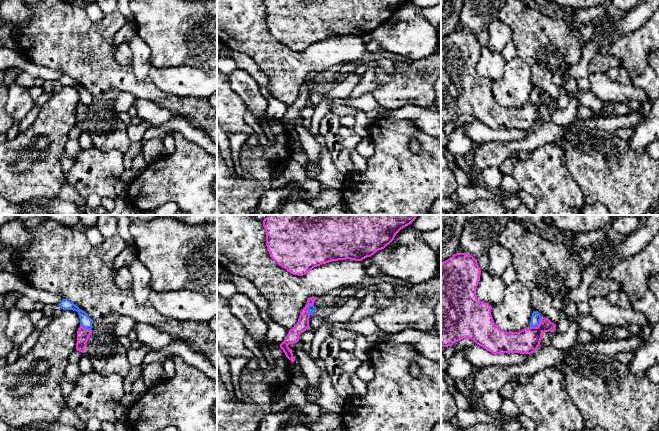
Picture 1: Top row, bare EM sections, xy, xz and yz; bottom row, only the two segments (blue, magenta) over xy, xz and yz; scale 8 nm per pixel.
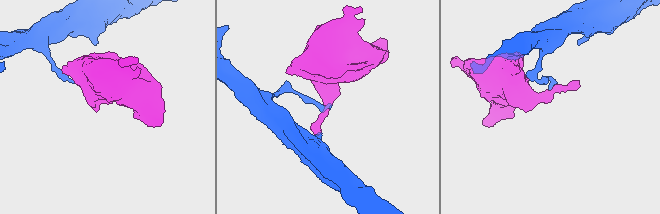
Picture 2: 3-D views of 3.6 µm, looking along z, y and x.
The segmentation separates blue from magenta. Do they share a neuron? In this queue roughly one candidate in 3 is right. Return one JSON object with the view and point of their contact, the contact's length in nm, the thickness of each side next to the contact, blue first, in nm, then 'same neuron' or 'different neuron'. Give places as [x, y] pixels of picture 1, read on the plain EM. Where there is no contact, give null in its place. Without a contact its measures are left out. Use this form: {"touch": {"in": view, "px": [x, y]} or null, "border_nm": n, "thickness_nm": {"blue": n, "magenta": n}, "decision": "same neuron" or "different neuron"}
{"touch": {"in": "yz", "px": [537, 101]}, "border_nm": 130, "thickness_nm": {"blue": 80, "magenta": 200}, "decision": "different neuron"}

